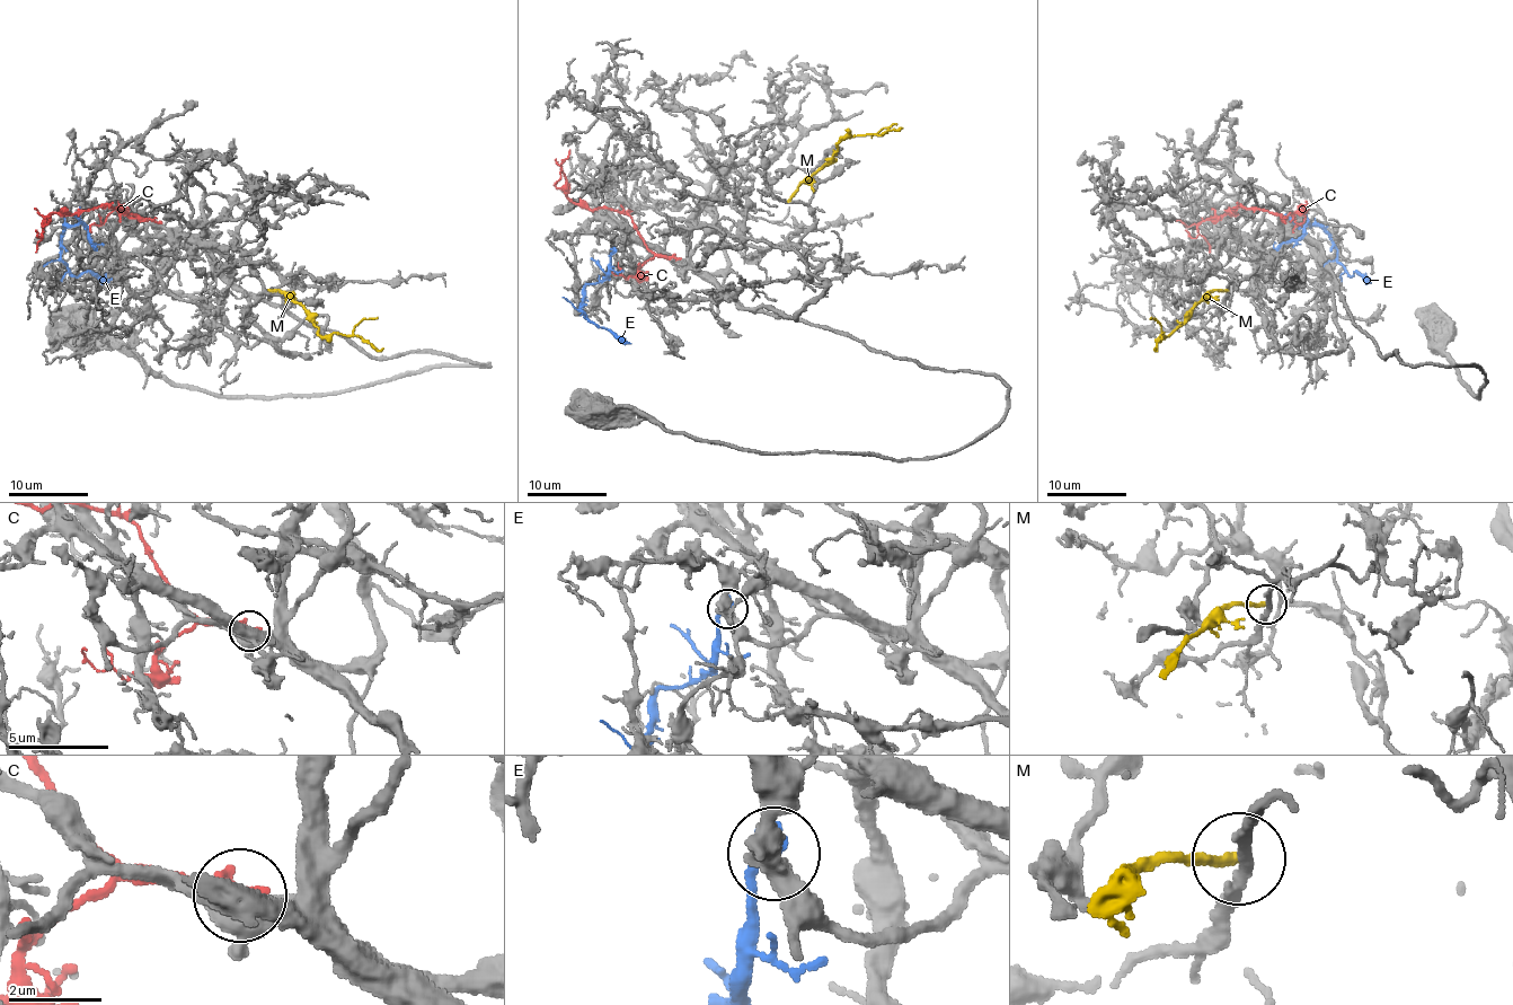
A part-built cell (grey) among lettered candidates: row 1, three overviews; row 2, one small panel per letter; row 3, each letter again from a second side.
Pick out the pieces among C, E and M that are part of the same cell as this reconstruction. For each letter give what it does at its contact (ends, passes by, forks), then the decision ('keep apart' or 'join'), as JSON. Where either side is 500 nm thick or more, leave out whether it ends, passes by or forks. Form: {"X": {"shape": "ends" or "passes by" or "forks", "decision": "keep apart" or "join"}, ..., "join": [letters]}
{"C": {"shape": "ends", "decision": "keep apart"}, "E": {"shape": "passes by", "decision": "keep apart"}, "M": {"shape": "ends", "decision": "keep apart"}, "join": []}

